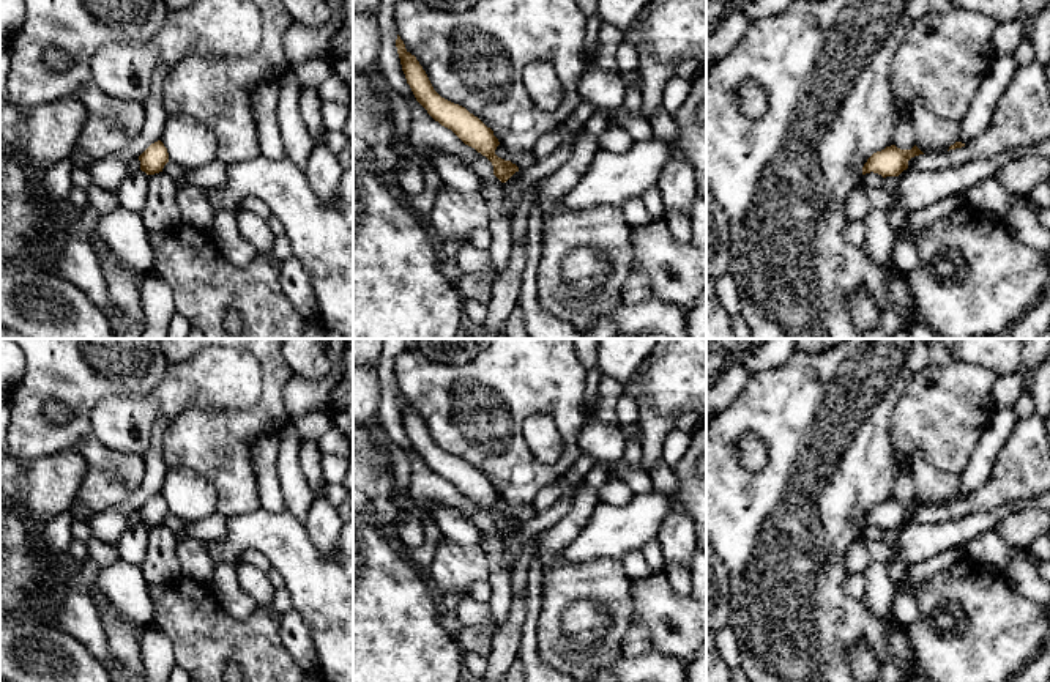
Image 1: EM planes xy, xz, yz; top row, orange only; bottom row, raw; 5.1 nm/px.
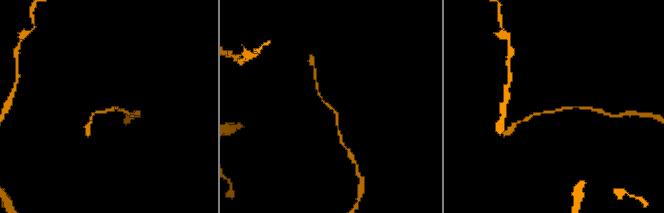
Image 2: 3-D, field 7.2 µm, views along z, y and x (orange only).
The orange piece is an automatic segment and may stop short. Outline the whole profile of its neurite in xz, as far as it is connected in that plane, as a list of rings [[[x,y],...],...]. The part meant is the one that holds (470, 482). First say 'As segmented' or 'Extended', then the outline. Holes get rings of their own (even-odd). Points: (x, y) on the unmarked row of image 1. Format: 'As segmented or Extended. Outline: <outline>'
As segmented. Outline: [[[399,387],[396,400],[407,436],[410,438],[416,454],[427,463],[427,466],[441,479],[451,482],[465,498],[486,509],[493,518],[493,528],[501,536],[506,536],[516,524],[519,524],[516,517],[495,507],[500,495],[490,480],[487,480],[465,460],[441,450],[434,443],[426,424],[416,410],[405,402]]]

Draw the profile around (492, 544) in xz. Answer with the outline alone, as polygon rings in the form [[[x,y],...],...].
[[[495,528],[489,532],[481,532],[482,542],[481,548],[489,559],[489,584],[490,584],[490,599],[489,605],[493,614],[495,625],[500,627],[505,624],[511,605],[512,605],[512,589],[511,578],[514,564],[505,554],[505,536],[501,536]]]

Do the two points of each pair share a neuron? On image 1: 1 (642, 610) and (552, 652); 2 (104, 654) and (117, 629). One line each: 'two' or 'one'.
1: two
2: two

